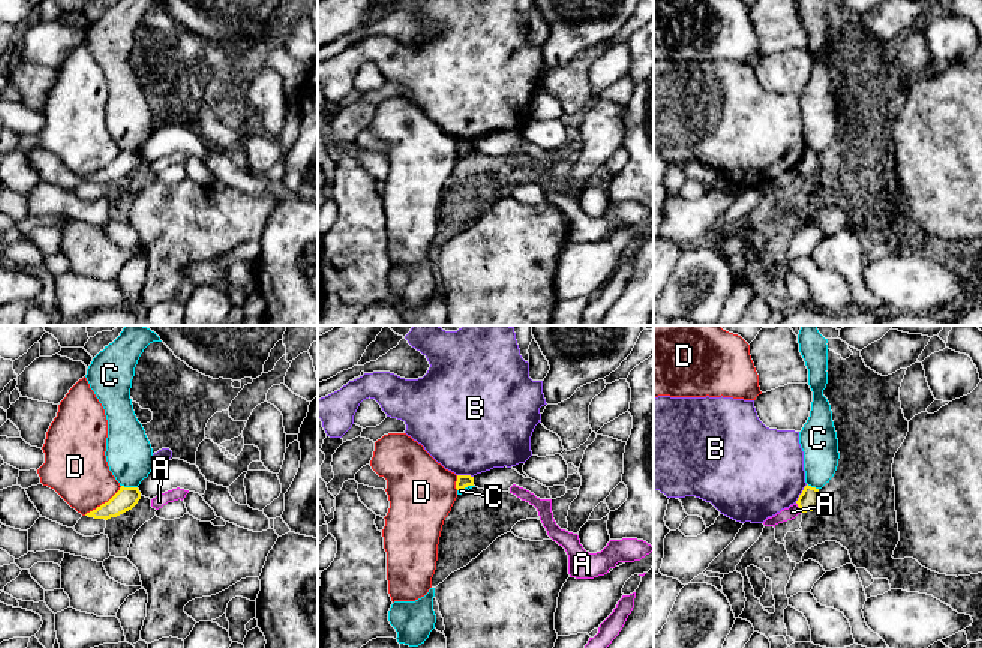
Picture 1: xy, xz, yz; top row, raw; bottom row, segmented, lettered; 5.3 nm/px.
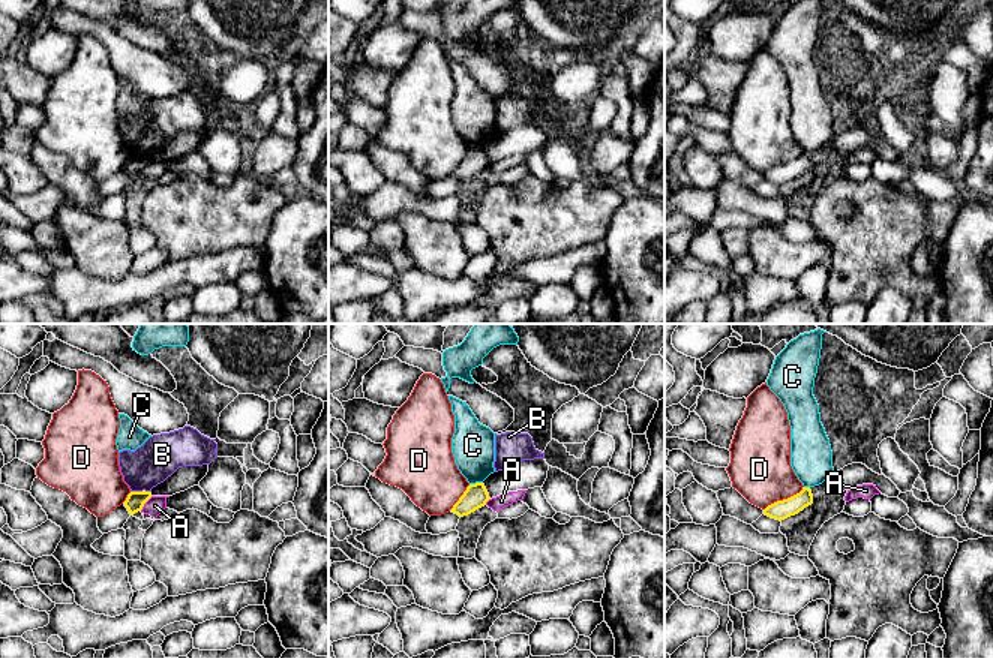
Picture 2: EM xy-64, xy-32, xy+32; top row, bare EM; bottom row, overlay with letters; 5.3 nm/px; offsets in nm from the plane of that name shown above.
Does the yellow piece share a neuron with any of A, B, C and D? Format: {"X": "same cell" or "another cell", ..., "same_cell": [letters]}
{"A": "another cell", "B": "another cell", "C": "another cell", "D": "another cell", "same_cell": []}

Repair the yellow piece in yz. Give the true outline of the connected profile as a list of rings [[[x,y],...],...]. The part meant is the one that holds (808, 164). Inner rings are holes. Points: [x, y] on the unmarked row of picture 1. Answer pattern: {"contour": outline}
{"contour": [[[807,148],[804,152],[802,158],[799,159],[796,168],[801,174],[801,177],[807,177],[807,176],[813,176],[813,174],[819,172],[819,170],[820,170],[819,153]]]}

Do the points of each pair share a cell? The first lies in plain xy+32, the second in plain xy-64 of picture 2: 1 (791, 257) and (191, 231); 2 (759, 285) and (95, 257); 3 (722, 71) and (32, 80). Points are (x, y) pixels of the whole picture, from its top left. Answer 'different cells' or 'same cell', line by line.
1: different cells
2: different cells
3: same cell

